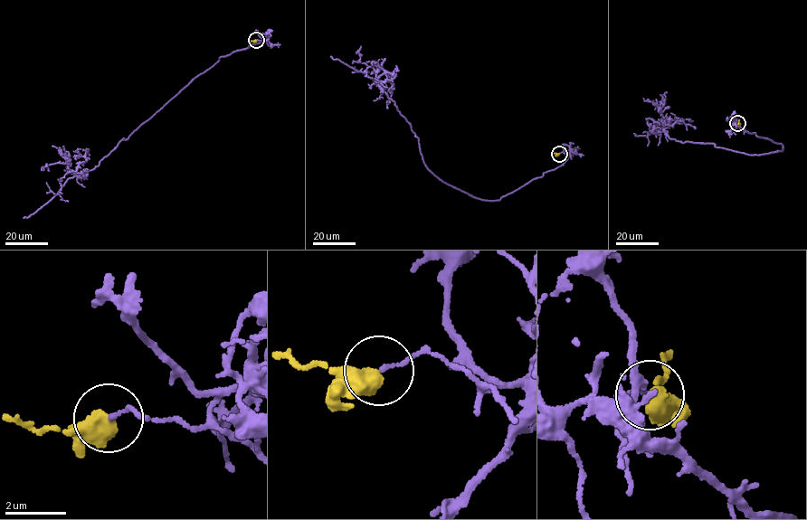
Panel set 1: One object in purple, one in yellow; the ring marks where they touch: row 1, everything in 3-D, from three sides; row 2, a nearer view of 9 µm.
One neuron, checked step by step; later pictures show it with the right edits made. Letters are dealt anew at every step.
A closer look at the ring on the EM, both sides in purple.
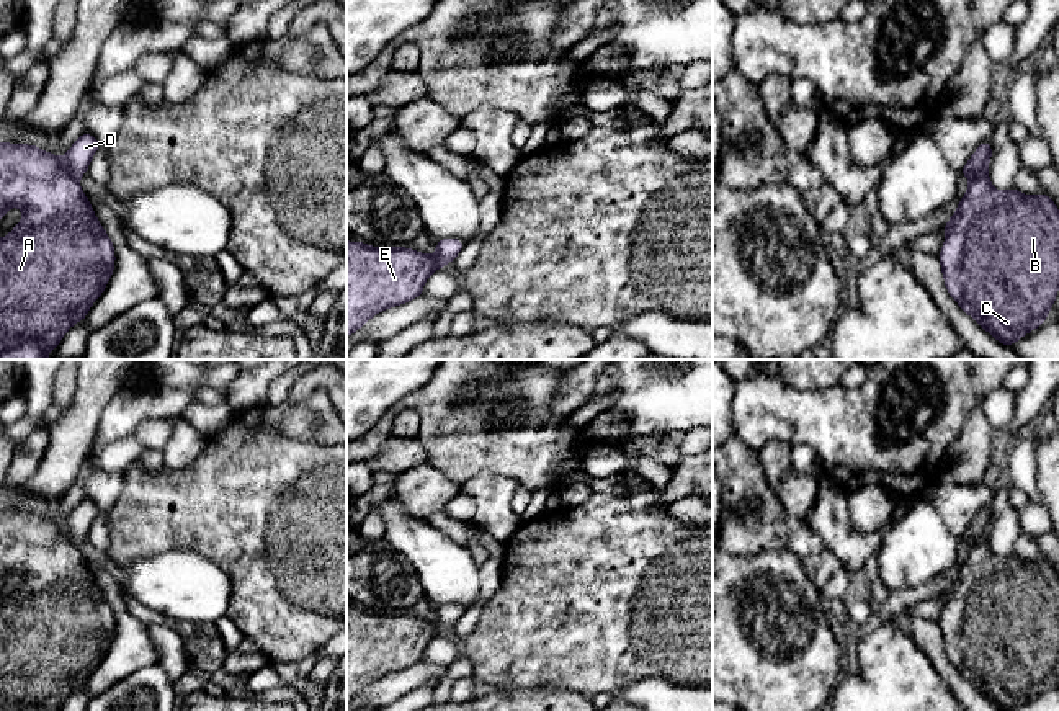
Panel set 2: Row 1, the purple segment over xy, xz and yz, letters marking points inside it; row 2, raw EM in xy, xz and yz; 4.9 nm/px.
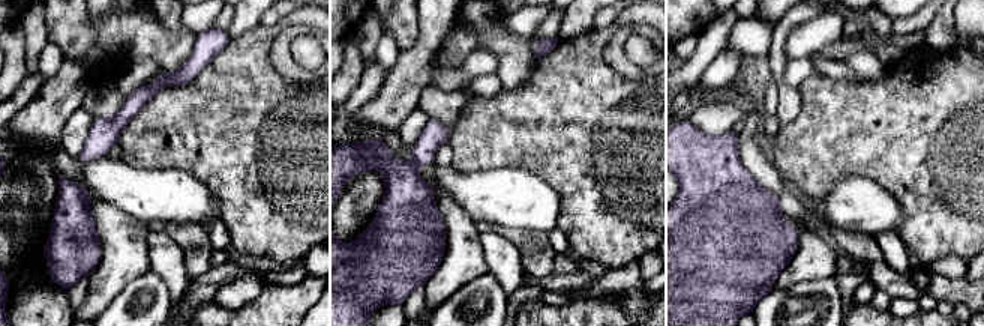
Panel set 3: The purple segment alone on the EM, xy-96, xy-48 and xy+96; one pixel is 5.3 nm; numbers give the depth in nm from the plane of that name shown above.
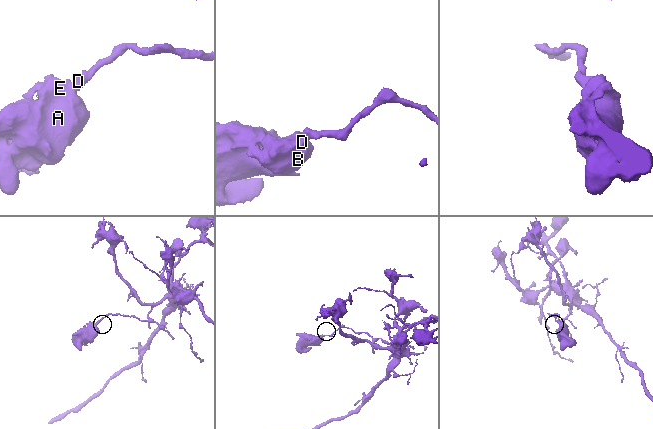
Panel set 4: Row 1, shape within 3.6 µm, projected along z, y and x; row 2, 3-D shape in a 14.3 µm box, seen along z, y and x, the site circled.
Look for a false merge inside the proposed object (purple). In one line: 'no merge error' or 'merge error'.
merge error

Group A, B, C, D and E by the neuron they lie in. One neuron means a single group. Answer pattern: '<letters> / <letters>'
A B C E / D

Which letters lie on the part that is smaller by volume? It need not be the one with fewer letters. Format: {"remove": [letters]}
{"remove": ["A", "B", "C", "E"]}

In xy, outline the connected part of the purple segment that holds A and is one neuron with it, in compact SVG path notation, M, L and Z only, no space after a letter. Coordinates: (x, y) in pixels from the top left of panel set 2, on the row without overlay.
M0 508L0 585L11 572L21 574L23 582L0 606L0 711L59 711L106 655L116 628L114 611L64 525L41 513Z

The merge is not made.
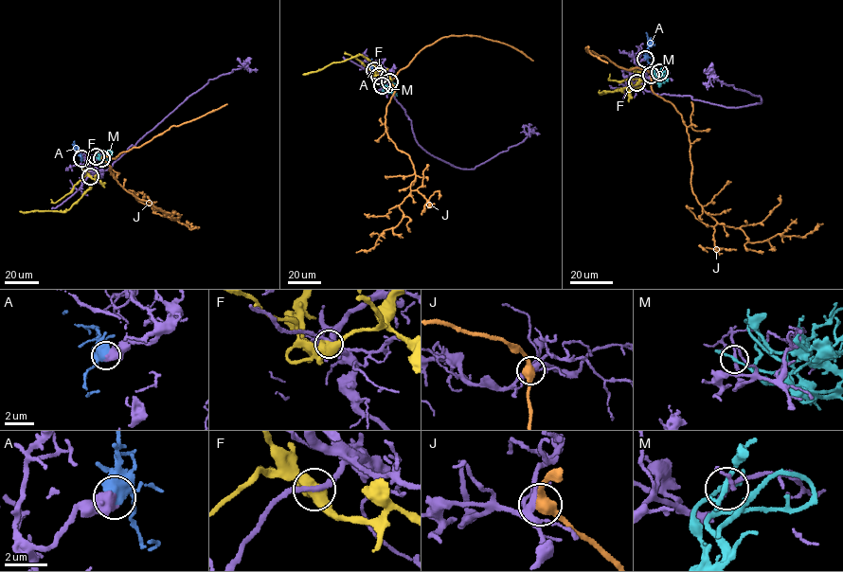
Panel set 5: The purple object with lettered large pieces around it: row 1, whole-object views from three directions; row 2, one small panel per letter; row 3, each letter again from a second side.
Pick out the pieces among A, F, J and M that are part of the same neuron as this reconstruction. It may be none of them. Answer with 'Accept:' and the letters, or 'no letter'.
Accept: A

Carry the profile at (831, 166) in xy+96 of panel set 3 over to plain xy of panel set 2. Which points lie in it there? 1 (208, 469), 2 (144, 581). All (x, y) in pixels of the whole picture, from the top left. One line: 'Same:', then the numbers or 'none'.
Same: 1

